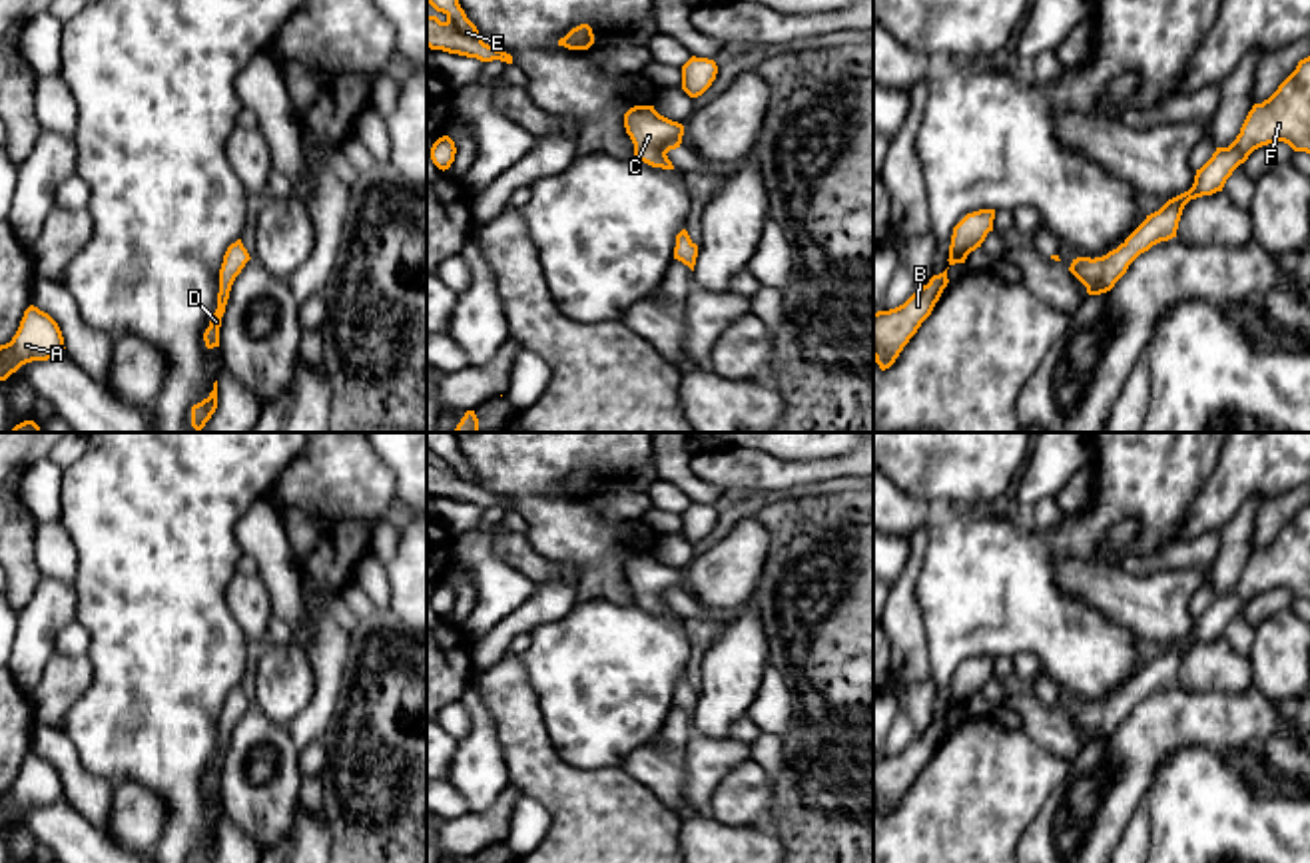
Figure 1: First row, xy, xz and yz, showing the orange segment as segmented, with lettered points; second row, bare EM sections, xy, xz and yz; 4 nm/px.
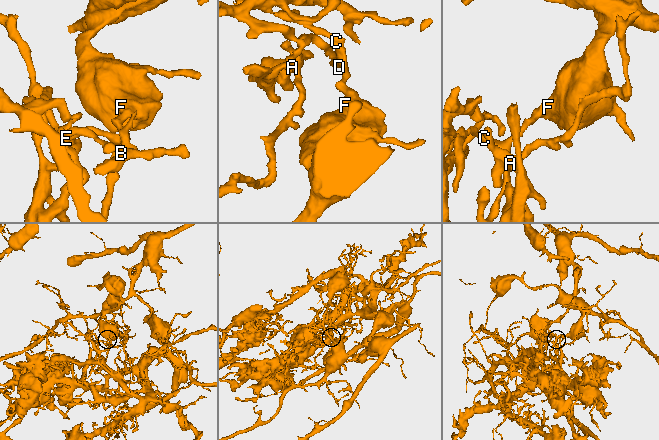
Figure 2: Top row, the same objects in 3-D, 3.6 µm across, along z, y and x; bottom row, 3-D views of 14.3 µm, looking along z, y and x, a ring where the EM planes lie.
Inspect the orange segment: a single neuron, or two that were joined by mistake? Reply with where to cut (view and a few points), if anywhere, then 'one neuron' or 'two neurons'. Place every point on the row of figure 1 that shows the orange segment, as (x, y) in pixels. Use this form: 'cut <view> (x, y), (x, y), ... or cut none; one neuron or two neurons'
cut yz (1123, 244), (1139, 254); two neurons

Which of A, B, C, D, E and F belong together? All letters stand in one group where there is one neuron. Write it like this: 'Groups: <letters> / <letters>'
Groups: A B C D E / F

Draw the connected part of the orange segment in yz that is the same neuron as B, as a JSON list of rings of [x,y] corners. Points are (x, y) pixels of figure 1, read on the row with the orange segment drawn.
[[[947,269],[933,275],[903,305],[873,313],[873,359],[881,371],[889,369],[921,323],[931,315],[943,289],[947,287]]]

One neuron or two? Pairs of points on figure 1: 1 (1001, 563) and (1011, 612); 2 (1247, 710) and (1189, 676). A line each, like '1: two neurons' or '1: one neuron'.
1: one neuron
2: two neurons

